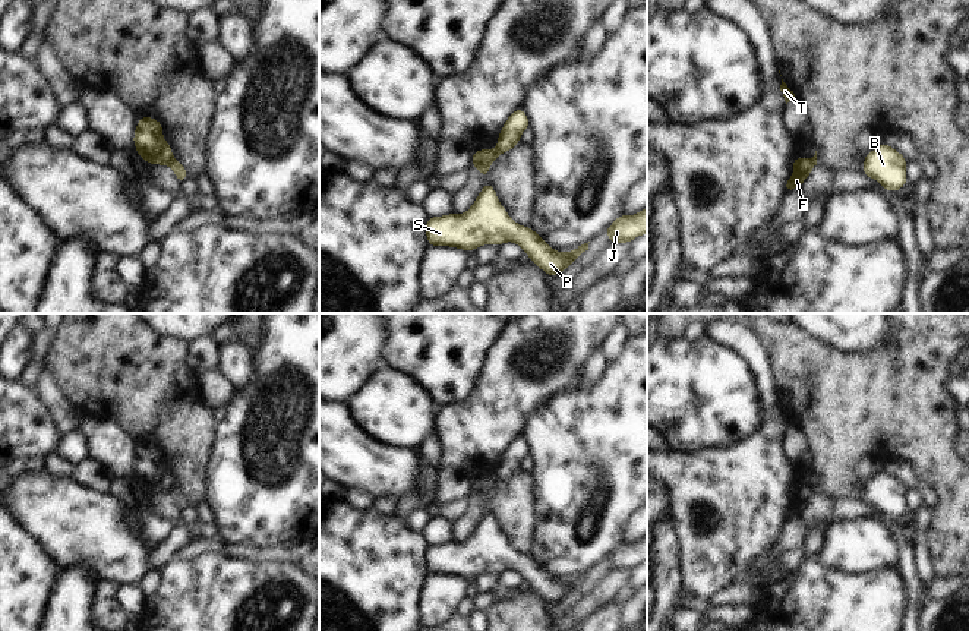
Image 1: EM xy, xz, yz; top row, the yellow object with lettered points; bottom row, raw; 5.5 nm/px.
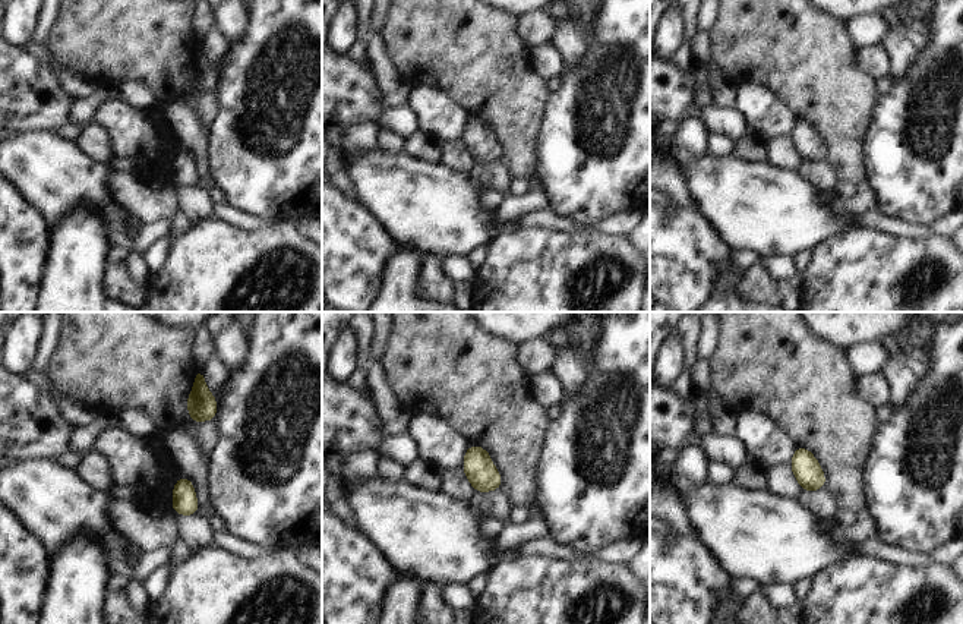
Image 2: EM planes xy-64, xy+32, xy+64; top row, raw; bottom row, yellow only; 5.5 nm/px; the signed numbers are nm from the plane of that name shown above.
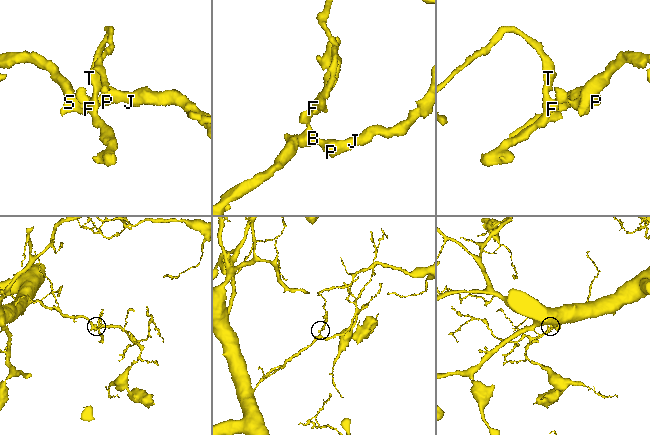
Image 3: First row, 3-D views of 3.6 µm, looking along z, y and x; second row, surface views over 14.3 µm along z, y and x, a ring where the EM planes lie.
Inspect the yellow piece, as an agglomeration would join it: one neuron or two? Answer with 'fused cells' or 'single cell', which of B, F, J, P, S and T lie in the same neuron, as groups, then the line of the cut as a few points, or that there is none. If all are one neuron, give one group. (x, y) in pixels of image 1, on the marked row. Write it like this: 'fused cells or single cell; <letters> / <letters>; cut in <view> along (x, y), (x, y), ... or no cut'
fused cells; B J P S / F T; cut in xy along (173, 158), (169, 164)

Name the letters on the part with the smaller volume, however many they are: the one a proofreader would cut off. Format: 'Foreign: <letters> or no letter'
Foreign: F, T.

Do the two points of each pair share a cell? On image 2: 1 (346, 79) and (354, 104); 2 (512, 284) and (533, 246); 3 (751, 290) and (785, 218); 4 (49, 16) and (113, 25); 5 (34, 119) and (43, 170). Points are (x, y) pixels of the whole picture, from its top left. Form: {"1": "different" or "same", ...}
{"1": "same", "2": "same", "3": "different", "4": "different", "5": "different"}

